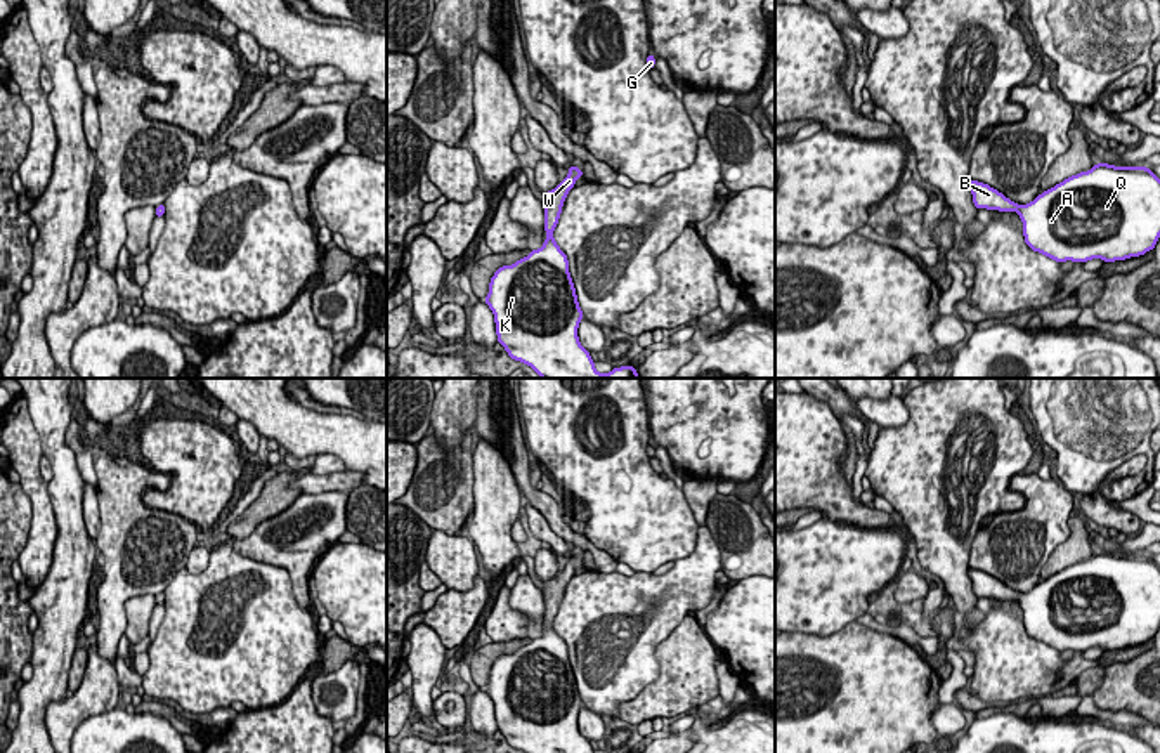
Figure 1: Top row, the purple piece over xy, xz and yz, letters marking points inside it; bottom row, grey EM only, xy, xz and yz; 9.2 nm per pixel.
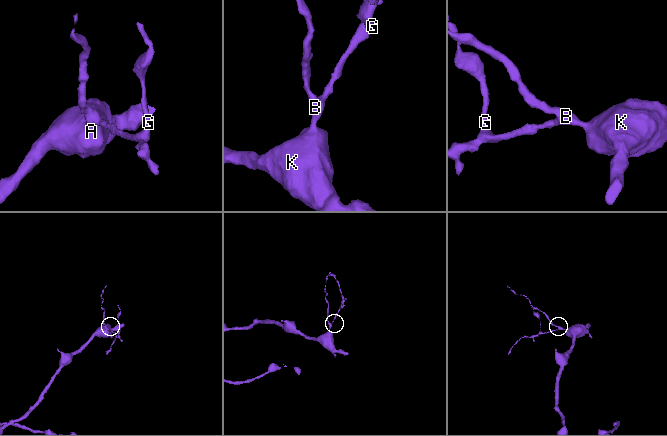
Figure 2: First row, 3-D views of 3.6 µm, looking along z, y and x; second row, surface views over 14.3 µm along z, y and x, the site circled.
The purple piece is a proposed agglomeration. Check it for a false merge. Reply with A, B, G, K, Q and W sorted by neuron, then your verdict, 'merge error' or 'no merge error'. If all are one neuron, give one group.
A B G K Q W | no merge error

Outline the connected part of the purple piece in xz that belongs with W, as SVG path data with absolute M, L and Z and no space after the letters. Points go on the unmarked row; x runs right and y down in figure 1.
M570 555L564 571L544 581L544 633L499 656L484 687L494 703L498 730L524 753L595 753L579 732L583 699L567 644L553 628L564 590L583 559Z

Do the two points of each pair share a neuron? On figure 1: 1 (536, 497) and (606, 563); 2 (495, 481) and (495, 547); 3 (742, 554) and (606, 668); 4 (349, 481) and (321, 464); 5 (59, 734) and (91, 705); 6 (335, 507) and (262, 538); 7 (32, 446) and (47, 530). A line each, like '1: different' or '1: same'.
1: same
2: same
3: different
4: different
5: same
6: same
7: same

